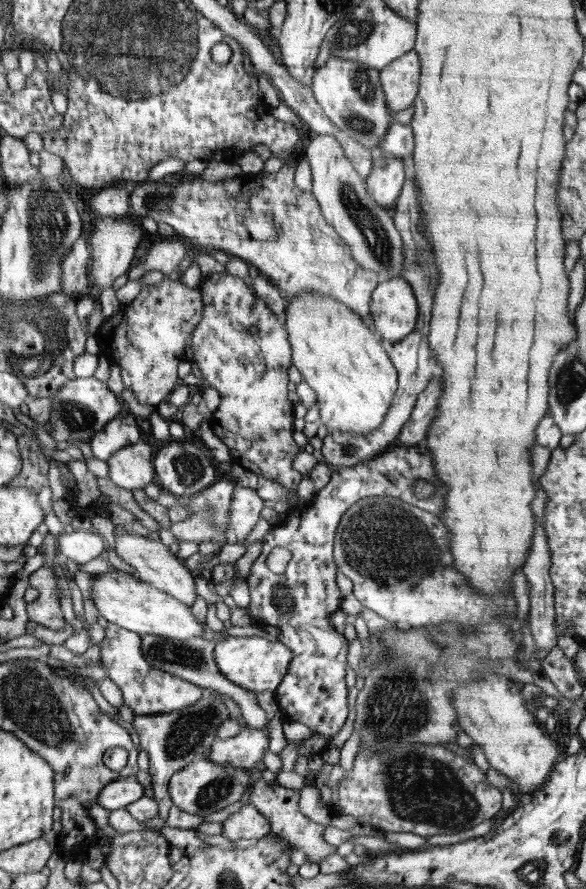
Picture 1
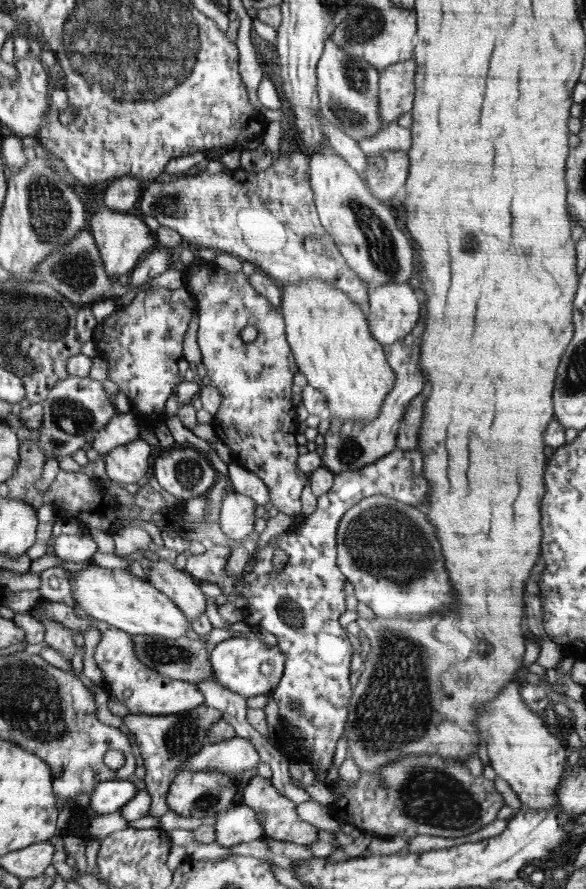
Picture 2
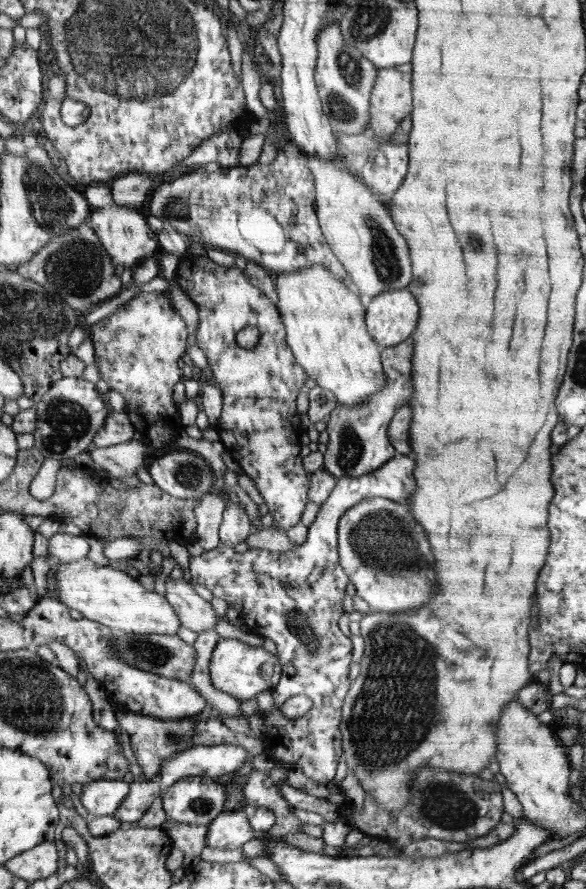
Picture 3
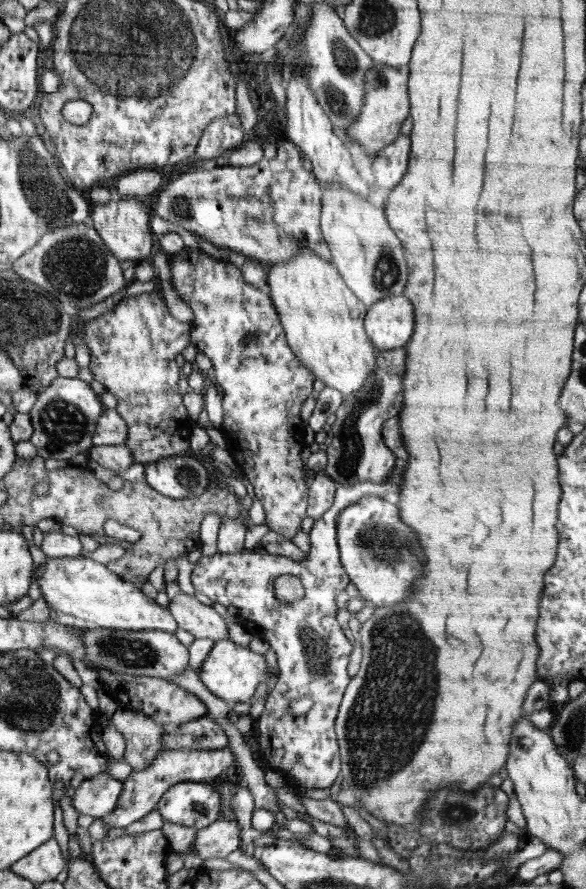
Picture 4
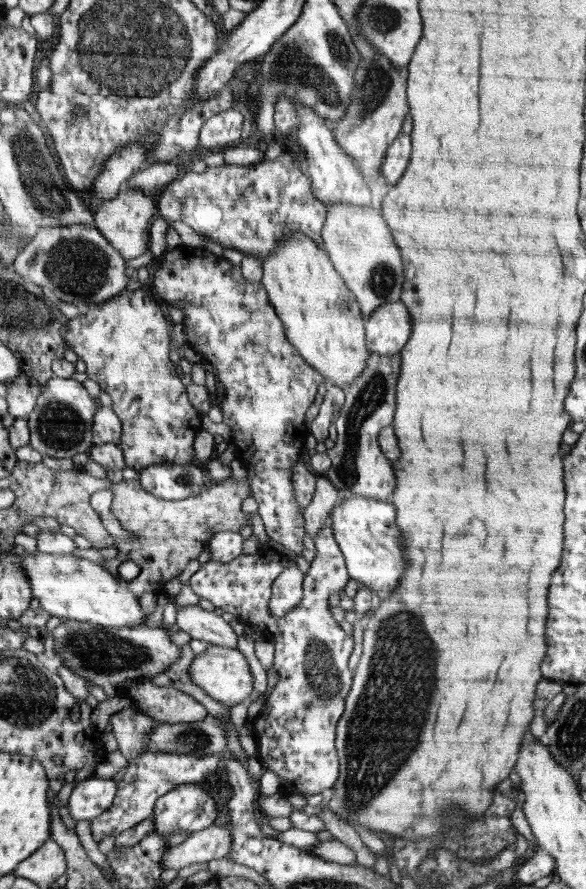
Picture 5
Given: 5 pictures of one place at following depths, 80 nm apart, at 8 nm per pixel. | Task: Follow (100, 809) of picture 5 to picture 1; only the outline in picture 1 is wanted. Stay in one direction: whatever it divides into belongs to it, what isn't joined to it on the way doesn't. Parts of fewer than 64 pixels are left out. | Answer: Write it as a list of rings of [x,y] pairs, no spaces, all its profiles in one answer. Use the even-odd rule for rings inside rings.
[[[130,775],[128,778],[117,779],[109,782],[101,790],[99,795],[100,805],[106,810],[126,809],[129,804],[136,802],[139,798],[145,796],[142,784],[136,779],[136,775]]]

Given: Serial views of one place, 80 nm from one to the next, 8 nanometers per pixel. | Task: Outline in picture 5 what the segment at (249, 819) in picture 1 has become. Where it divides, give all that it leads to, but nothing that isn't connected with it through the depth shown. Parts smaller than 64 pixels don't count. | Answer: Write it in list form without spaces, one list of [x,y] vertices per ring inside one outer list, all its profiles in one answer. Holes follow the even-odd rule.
[[[214,823],[204,830],[190,833],[189,838],[178,846],[168,845],[160,866],[163,870],[183,869],[191,864],[208,863],[228,856],[230,853],[229,827]]]

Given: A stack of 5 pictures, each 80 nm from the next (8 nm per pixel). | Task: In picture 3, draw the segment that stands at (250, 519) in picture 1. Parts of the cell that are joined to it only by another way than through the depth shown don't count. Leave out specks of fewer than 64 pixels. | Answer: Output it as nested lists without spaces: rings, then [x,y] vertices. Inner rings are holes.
[[[228,501],[219,526],[219,539],[222,544],[233,548],[240,542],[246,542],[248,535],[252,532],[254,532],[254,526],[246,509],[236,502]]]

